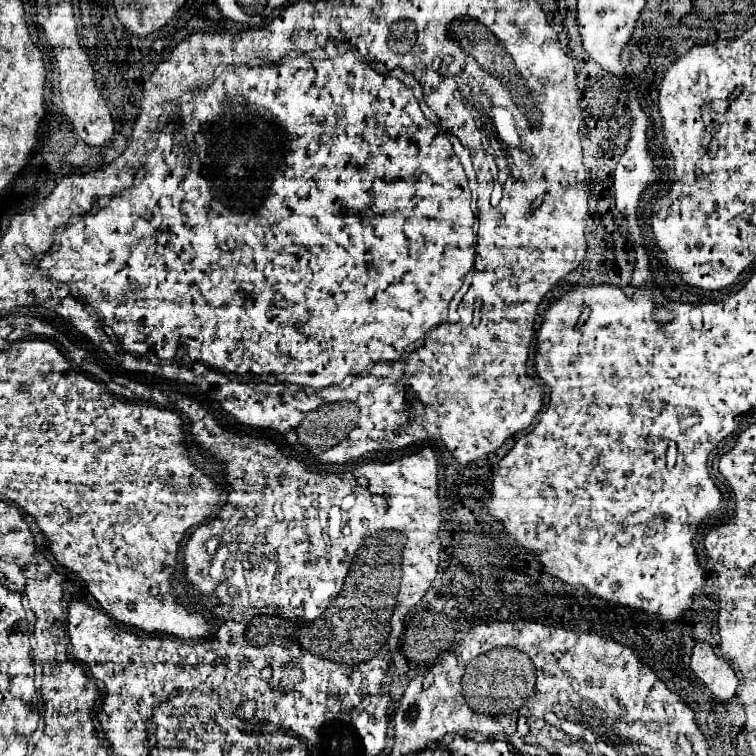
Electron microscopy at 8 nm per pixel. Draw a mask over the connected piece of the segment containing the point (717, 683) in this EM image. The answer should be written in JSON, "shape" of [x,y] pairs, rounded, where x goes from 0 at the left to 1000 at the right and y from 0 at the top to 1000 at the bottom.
{"shape":[[[925,848],[917,856],[914,885],[938,909],[938,914],[948,919],[951,925],[962,927],[972,919],[978,898],[970,882],[956,869],[951,869],[935,848]]]}

